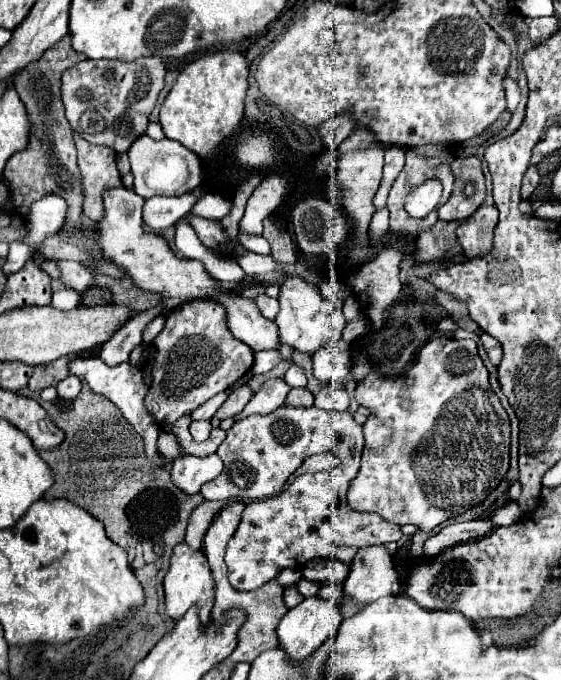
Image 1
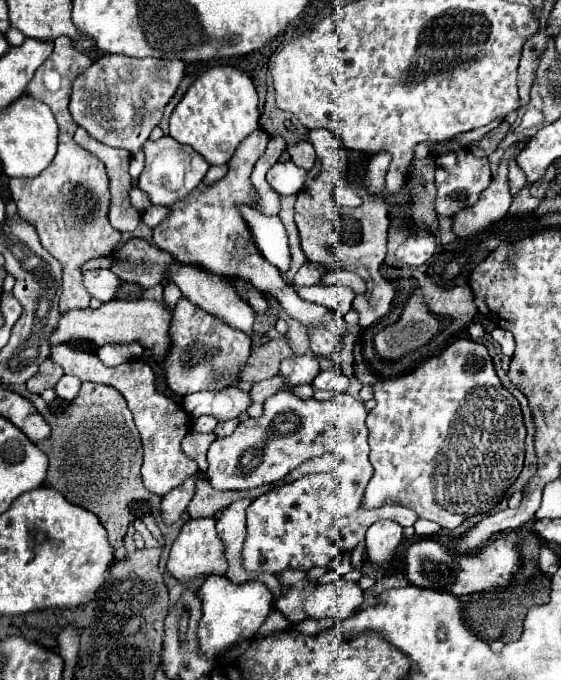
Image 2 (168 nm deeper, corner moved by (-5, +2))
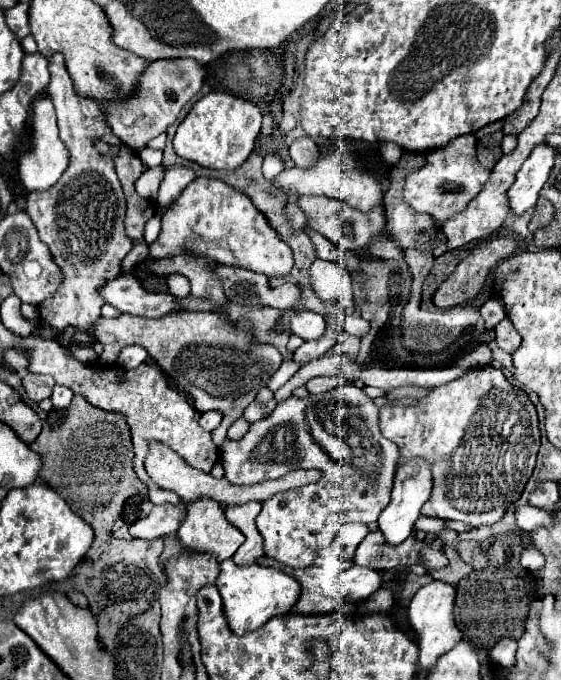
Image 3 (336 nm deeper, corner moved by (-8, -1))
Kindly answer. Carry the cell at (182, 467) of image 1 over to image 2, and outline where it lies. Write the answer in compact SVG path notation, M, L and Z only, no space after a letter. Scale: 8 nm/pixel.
M194 474L190 476L182 486L174 488L172 492L168 492L166 496L162 496L162 502L160 502L160 514L162 514L162 520L164 524L174 524L176 520L180 520L180 516L186 512L188 508L188 502L192 500L194 496L194 488L196 488L196 482L202 478L202 474Z

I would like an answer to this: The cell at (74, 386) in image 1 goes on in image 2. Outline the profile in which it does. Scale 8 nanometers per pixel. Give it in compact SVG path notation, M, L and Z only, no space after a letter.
M62 376L62 378L58 380L58 384L54 386L54 390L56 390L56 394L58 394L60 398L72 400L72 398L78 394L78 390L80 390L80 380L74 378L74 376Z

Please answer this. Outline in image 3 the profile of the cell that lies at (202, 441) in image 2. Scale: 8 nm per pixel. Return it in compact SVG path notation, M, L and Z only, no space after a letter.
M175 311L161 319L145 319L137 315L119 315L117 319L99 317L89 331L103 345L103 365L113 365L123 347L141 345L147 349L149 357L153 357L155 363L193 397L195 405L221 409L223 423L211 433L217 447L225 441L229 425L243 415L245 407L255 399L257 391L267 385L269 377L283 361L273 345L251 343L239 325L225 325L225 321L211 311Z

